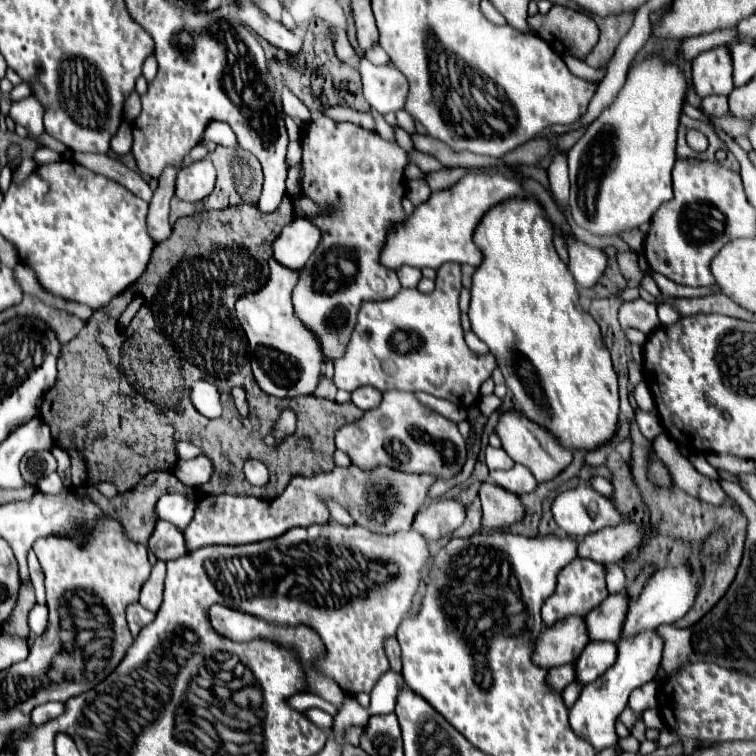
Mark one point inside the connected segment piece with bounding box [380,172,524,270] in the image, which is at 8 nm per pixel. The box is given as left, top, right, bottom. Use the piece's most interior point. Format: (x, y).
(440, 231)

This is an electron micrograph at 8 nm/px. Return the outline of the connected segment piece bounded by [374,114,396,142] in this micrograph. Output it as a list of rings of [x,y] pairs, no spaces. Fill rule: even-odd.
[[[374,114],[374,120],[376,120],[376,132],[378,132],[384,140],[388,140],[388,142],[396,142],[396,138],[394,138],[394,130],[386,124],[386,120],[380,118],[380,116],[376,116],[376,114]]]

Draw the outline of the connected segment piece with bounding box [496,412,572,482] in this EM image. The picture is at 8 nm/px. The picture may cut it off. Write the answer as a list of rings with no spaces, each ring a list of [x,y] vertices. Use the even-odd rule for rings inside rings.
[[[504,412],[496,426],[496,434],[500,436],[502,448],[508,452],[508,456],[516,464],[526,466],[536,476],[536,482],[554,480],[572,462],[572,452],[564,452],[564,448],[560,448],[560,444],[556,444],[556,440],[552,440],[544,428],[536,428],[536,424],[530,420],[522,420],[518,412]]]

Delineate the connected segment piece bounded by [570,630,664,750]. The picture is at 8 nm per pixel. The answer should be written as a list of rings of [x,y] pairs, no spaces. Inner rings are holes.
[[[644,630],[636,636],[624,636],[618,644],[618,660],[612,668],[608,668],[598,680],[584,686],[584,692],[570,708],[570,726],[572,730],[588,740],[596,750],[616,746],[618,736],[614,732],[614,722],[628,704],[628,696],[632,690],[644,686],[646,682],[656,678],[656,670],[662,660],[664,640],[656,630]]]

